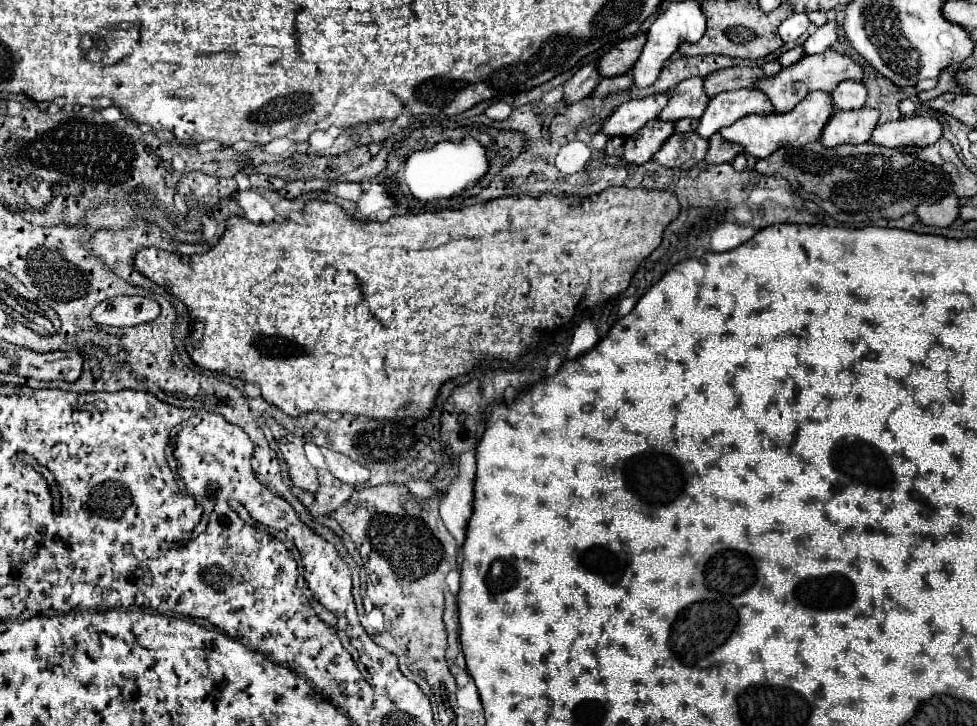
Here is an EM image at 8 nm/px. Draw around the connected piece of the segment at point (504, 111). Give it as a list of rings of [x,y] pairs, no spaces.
[[[497,100],[484,111],[484,115],[490,117],[490,119],[494,119],[494,121],[508,119],[510,113],[512,113],[512,105],[508,105],[508,103],[503,100]]]

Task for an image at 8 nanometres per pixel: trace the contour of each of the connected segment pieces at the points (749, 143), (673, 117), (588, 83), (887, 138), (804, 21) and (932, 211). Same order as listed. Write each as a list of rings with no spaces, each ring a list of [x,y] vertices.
[[[812,91],[808,97],[804,97],[792,111],[788,113],[770,113],[770,115],[746,115],[738,119],[734,125],[720,129],[720,135],[726,141],[732,141],[744,149],[744,153],[750,153],[756,159],[764,159],[770,153],[774,153],[778,147],[802,147],[810,141],[818,141],[822,127],[826,125],[828,117],[832,115],[834,107],[830,101],[830,93],[824,91]]]
[[[692,77],[688,81],[682,81],[668,93],[668,105],[660,111],[658,119],[660,121],[678,121],[684,117],[698,119],[702,117],[706,105],[708,105],[708,95],[702,89],[702,79]]]
[[[594,65],[580,67],[572,75],[572,79],[568,79],[564,83],[564,101],[566,103],[576,103],[576,101],[588,97],[594,91],[594,87],[598,85],[598,81],[600,81],[600,75],[598,75]]]
[[[916,115],[878,125],[872,131],[870,141],[884,147],[908,147],[908,145],[926,147],[938,141],[940,135],[942,135],[942,125],[938,119]]]
[[[794,13],[786,21],[780,23],[778,35],[780,35],[780,39],[784,43],[794,43],[802,33],[806,33],[808,25],[810,25],[810,21],[808,21],[808,17],[804,13]]]
[[[948,195],[938,203],[924,203],[916,209],[916,215],[926,227],[948,227],[958,217],[958,197]]]

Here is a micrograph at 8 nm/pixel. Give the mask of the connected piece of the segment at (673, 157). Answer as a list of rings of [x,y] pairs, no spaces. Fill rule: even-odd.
[[[674,133],[656,153],[656,157],[652,157],[652,161],[664,167],[690,169],[704,159],[706,149],[708,141],[698,137],[696,133]]]

